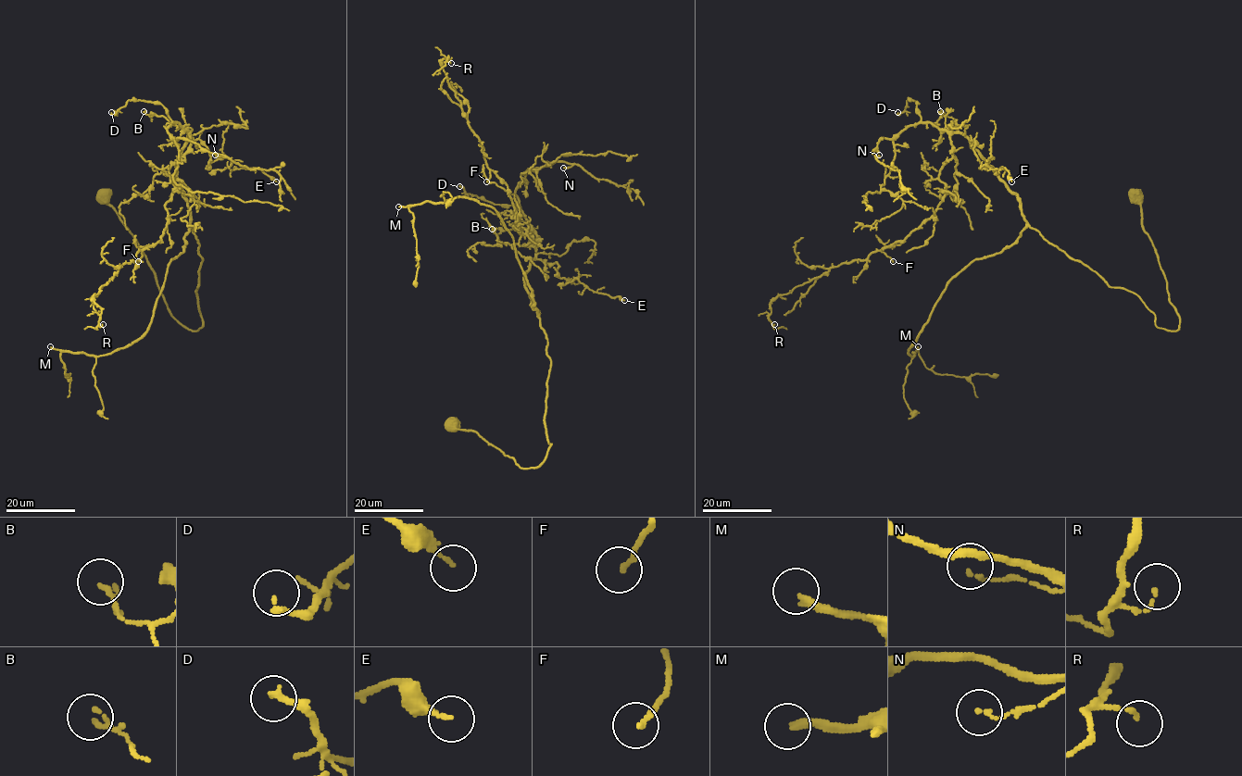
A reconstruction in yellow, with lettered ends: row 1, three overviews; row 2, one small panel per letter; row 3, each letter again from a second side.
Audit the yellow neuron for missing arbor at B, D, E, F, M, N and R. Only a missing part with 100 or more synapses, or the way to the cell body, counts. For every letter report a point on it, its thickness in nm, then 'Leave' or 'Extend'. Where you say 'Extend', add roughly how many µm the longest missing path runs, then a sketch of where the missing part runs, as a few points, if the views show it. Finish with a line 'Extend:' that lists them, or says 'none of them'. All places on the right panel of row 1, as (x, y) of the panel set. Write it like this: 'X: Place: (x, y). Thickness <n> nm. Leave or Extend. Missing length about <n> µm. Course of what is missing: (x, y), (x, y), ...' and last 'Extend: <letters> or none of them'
B: Place: (940, 111). Thickness 110 nm. Leave
D: Place: (897, 112). Thickness 190 nm. Leave
E: Place: (1011, 181). Thickness 130 nm. Leave
F: Place: (893, 261). Thickness 150 nm. Leave
M: Place: (918, 346). Thickness 260 nm. Extend. Missing length about 70 µm. Course of what is missing: (918, 346), (926, 339), (935, 340), (922, 361), (923, 386), (911, 402), (911, 418), (919, 427)
N: Place: (879, 155). Thickness 110 nm. Leave
R: Place: (774, 324). Thickness 120 nm. Leave
Extend: M

